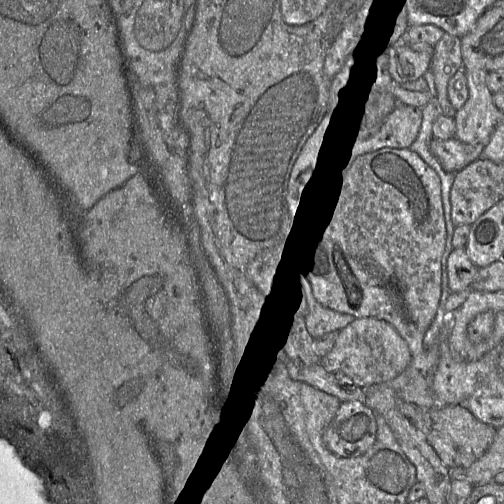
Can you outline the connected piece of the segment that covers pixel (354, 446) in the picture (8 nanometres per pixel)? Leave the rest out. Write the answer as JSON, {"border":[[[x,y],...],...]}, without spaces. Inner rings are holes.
{"border":[[[345,401],[324,429],[323,441],[337,456],[356,457],[373,446],[376,433],[376,412],[365,403]]]}

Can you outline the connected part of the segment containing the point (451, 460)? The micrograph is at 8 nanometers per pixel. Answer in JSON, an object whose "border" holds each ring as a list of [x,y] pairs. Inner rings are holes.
{"border":[[[441,405],[417,408],[413,424],[425,435],[443,464],[451,469],[466,468],[490,447],[497,429],[477,419],[464,405]]]}

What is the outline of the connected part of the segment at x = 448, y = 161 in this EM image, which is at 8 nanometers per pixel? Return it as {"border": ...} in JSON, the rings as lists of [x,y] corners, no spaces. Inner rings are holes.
{"border":[[[456,137],[441,140],[432,138],[430,142],[432,154],[448,173],[457,173],[477,159],[475,150]]]}

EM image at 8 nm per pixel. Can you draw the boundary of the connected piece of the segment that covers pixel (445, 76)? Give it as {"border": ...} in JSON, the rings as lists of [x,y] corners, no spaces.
{"border":[[[445,33],[434,45],[429,71],[433,74],[435,95],[434,99],[440,106],[440,114],[455,117],[457,110],[448,99],[447,86],[450,78],[463,69],[461,54],[461,38]]]}

